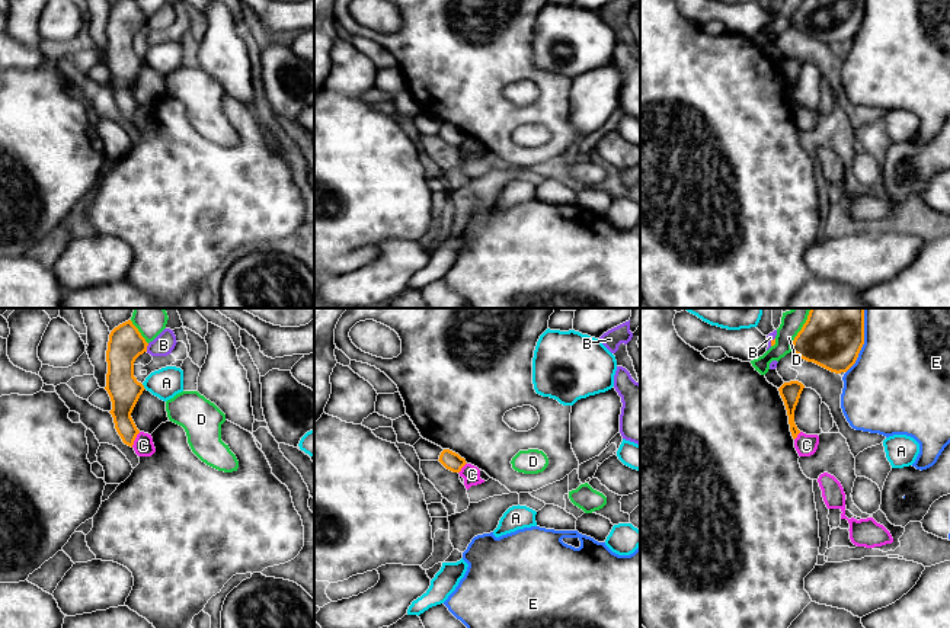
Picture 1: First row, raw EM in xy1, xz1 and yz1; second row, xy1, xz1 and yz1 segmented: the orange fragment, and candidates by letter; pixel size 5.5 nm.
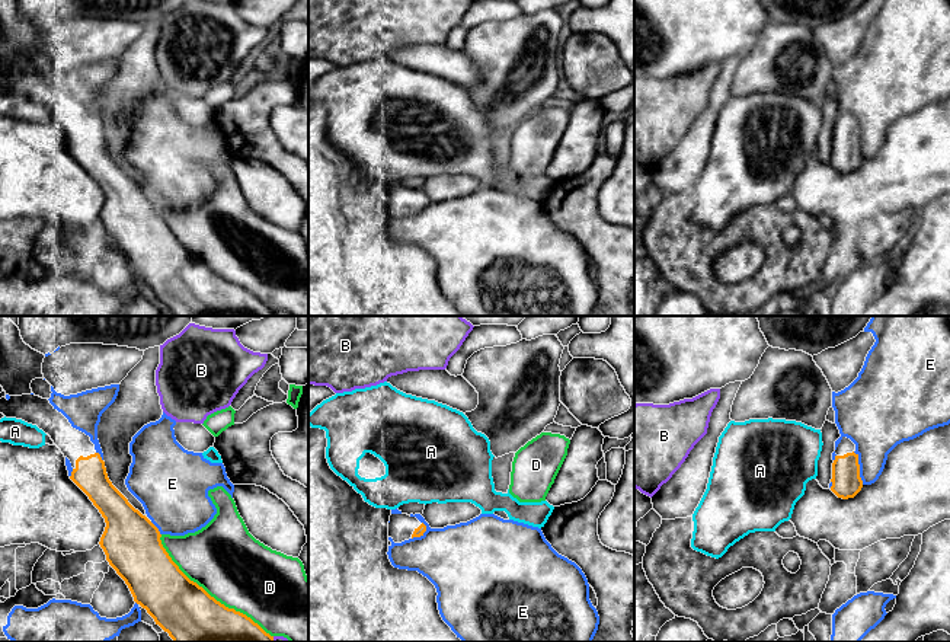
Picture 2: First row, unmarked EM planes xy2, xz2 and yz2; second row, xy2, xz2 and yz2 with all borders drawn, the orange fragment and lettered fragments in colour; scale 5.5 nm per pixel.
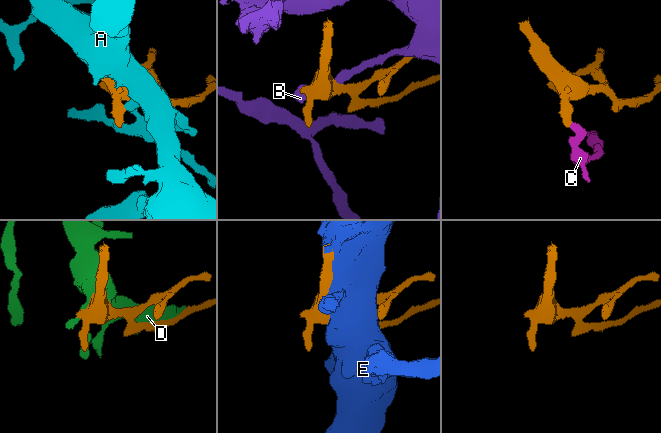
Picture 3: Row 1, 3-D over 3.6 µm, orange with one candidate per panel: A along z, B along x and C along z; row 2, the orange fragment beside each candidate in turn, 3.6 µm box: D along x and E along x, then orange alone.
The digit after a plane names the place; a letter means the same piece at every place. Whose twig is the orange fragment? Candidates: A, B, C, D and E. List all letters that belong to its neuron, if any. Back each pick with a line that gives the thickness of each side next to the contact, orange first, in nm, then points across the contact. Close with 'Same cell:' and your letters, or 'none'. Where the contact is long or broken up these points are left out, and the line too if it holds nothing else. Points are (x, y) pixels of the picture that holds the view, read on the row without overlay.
Same cell: none

